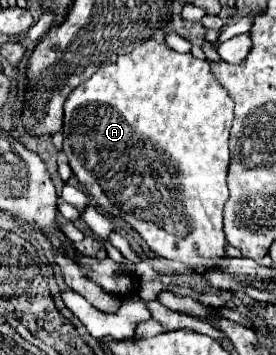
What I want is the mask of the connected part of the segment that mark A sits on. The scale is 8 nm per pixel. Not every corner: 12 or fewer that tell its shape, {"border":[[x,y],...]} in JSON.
{"border":[[144,41],[64,105],[92,201],[164,259],[228,259],[234,101]]}

